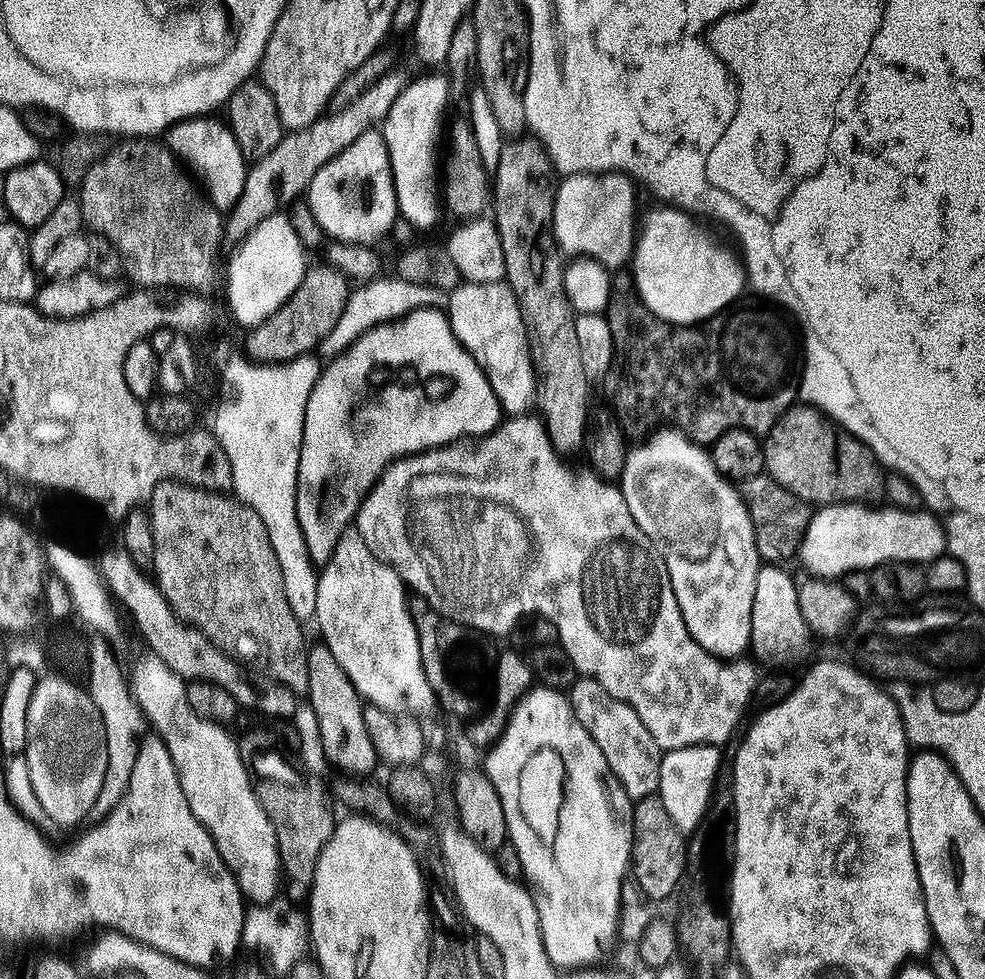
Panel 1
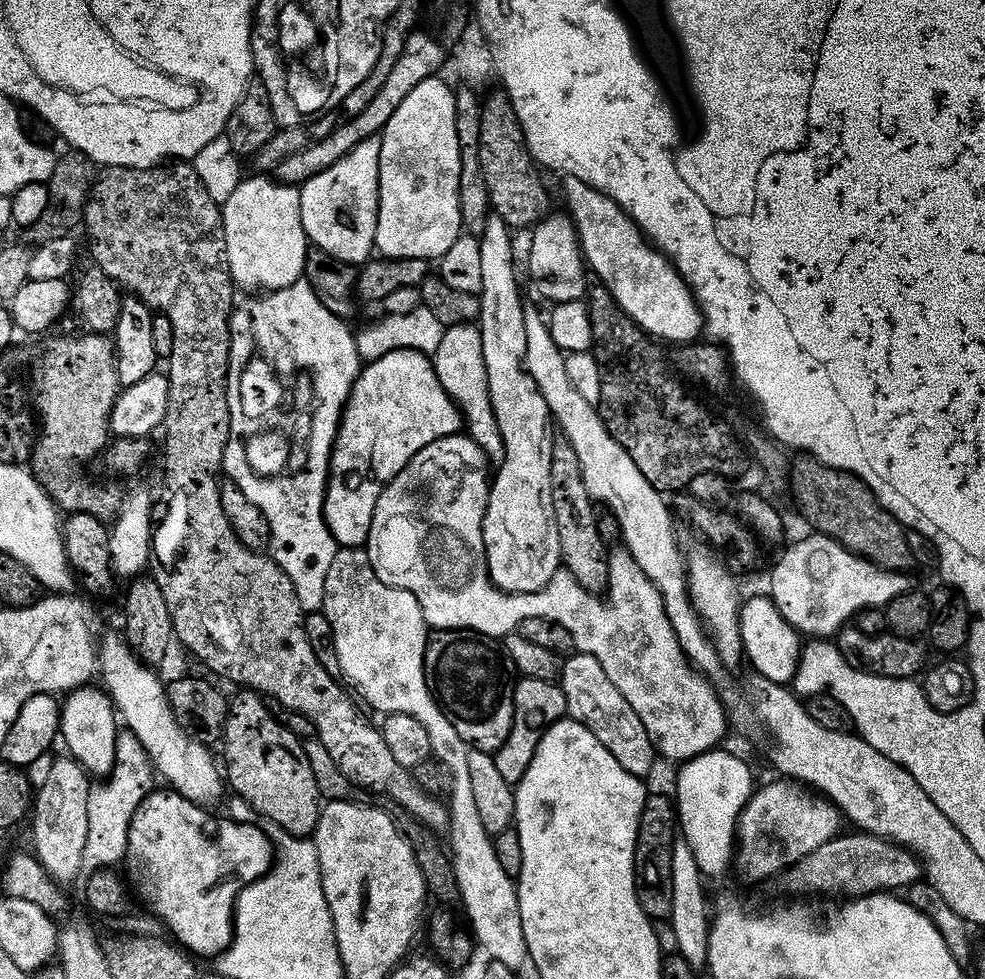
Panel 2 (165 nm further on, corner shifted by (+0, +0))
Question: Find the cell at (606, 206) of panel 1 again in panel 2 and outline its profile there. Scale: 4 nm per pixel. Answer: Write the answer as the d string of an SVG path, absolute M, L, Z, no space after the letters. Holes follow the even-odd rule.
M549 214L531 229L532 241L528 244L528 276L536 292L549 305L584 300L586 296L586 261L576 239L576 227L567 214Z

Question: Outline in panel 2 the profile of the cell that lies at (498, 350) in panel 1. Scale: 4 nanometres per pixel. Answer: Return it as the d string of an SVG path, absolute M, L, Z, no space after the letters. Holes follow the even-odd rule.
M462 323L449 325L438 344L438 350L432 353L433 368L439 384L461 410L461 417L465 424L467 433L478 447L488 457L489 463L498 466L505 457L505 446L502 445L501 431L498 430L497 420L494 418L489 398L489 382L486 379L485 359L482 358L482 344L480 331L473 323Z

